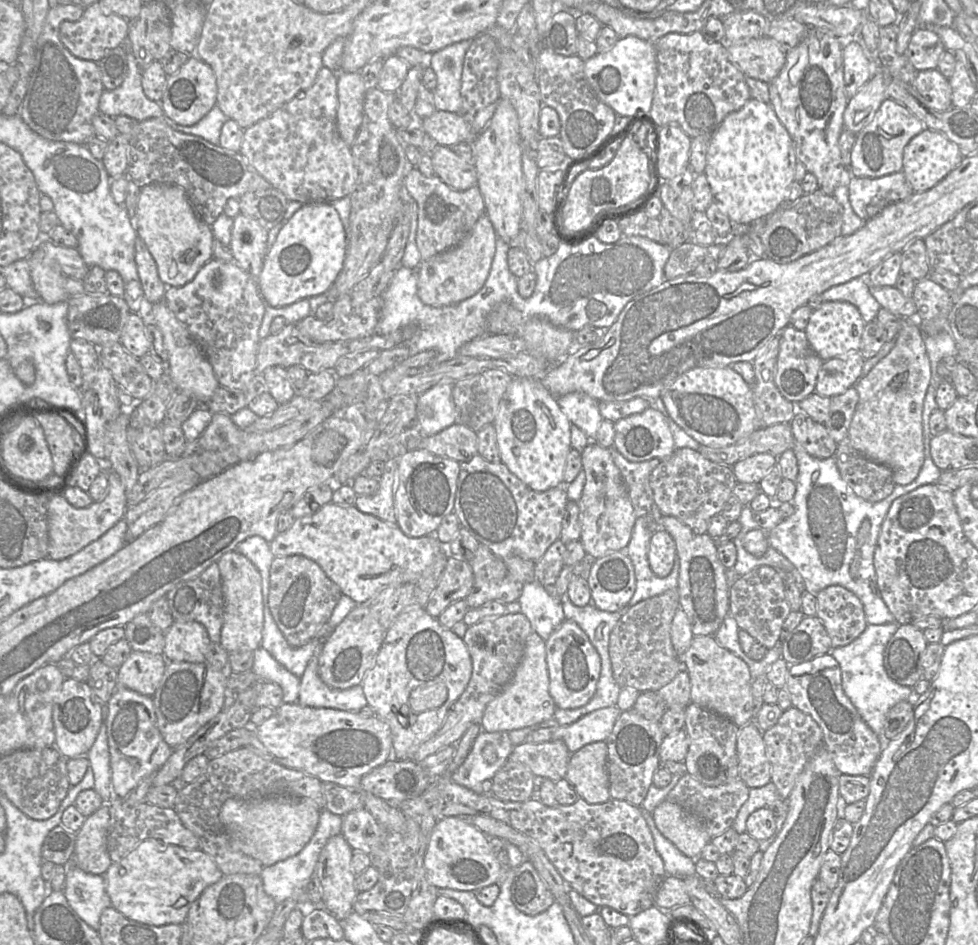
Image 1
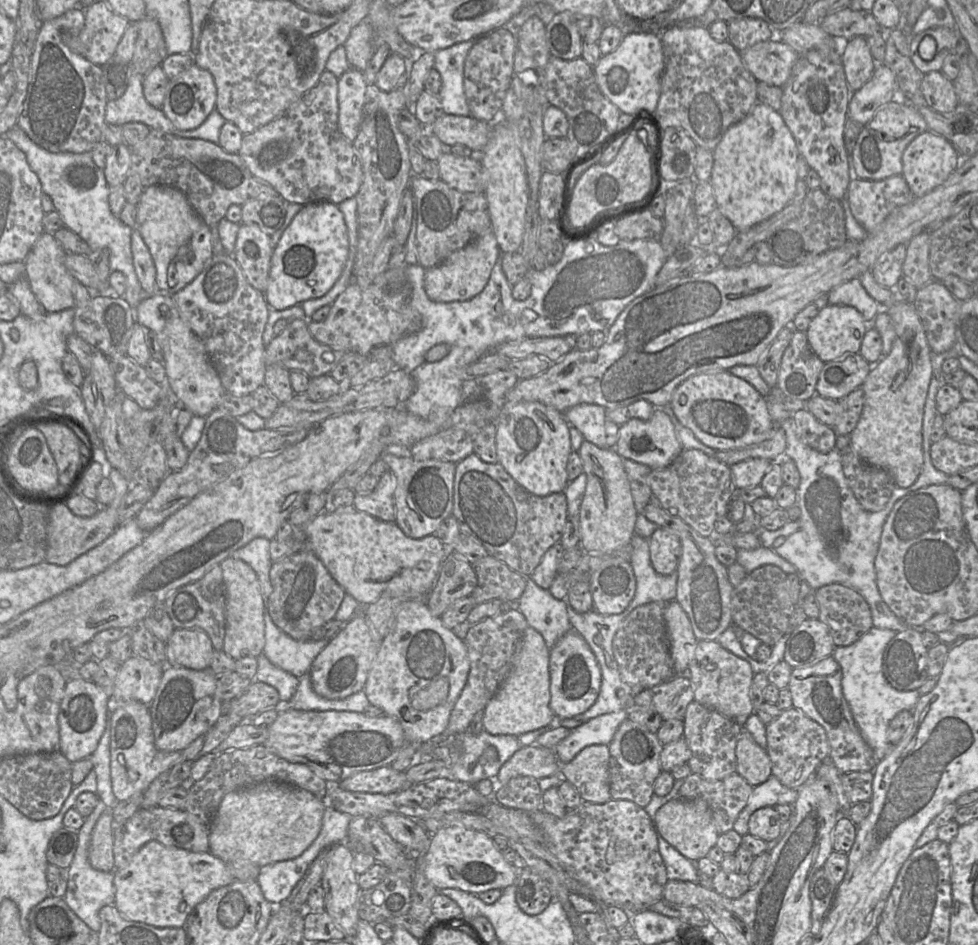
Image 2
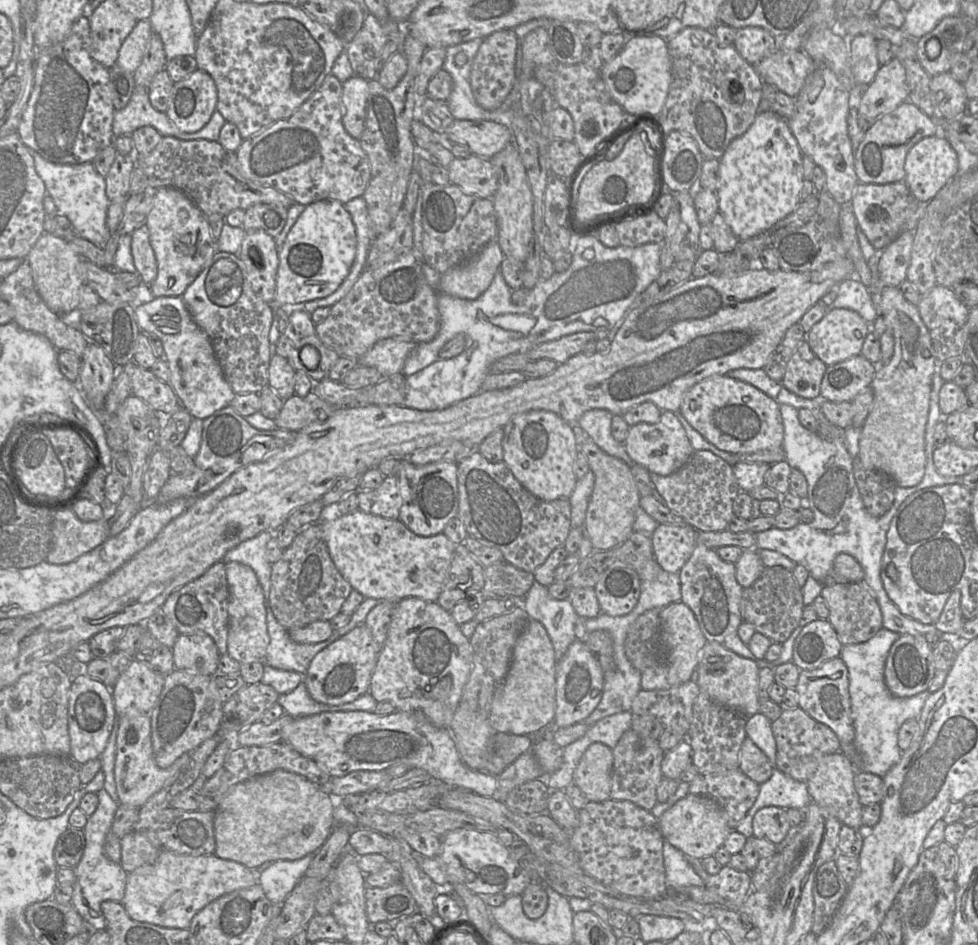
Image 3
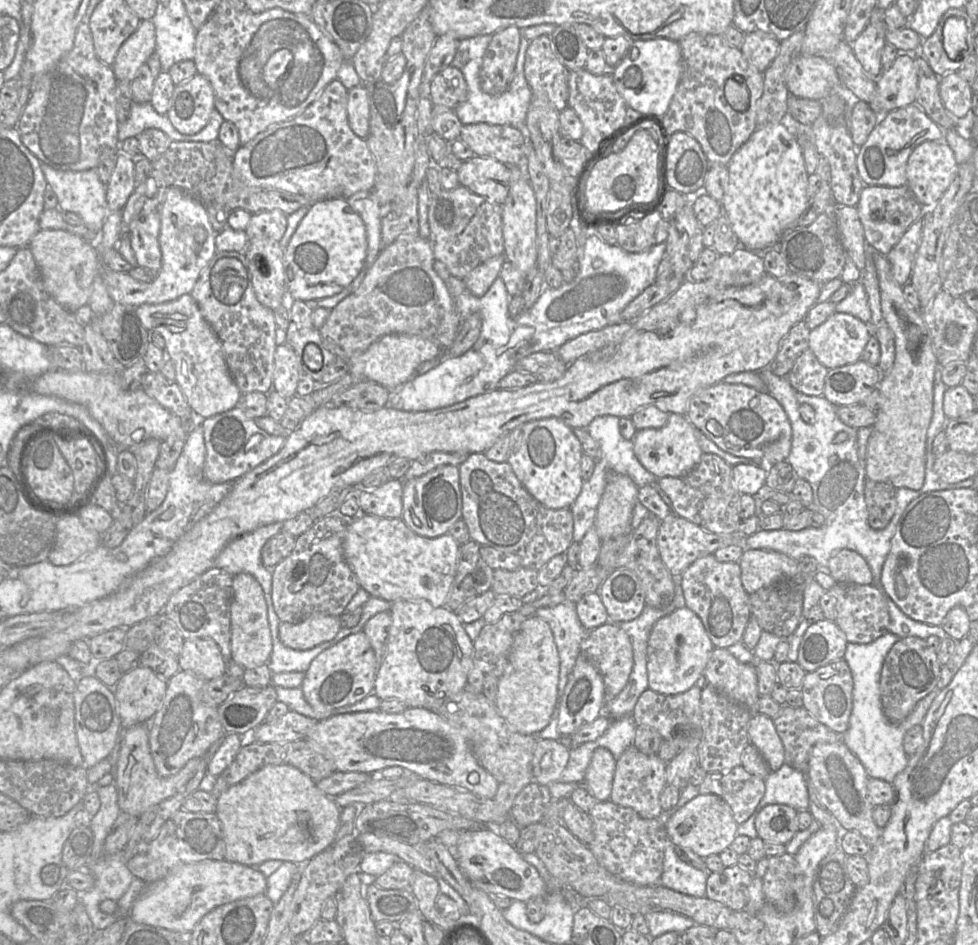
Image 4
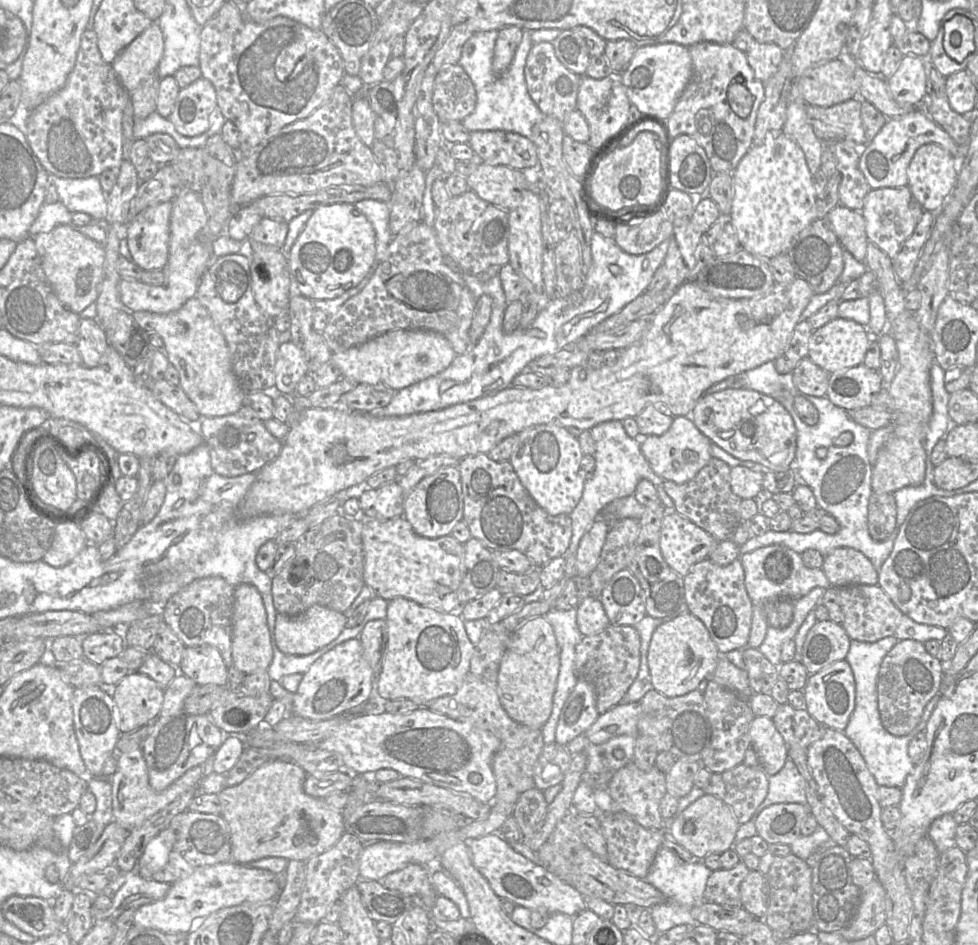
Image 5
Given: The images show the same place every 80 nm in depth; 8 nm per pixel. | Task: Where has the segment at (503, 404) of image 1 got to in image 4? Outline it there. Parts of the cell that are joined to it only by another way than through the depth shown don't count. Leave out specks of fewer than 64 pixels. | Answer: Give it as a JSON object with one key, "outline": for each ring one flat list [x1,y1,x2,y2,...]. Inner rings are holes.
{"outline":[[556,418,524,423,511,433,508,463,525,489,550,509,570,508,581,492,582,443,571,427]]}

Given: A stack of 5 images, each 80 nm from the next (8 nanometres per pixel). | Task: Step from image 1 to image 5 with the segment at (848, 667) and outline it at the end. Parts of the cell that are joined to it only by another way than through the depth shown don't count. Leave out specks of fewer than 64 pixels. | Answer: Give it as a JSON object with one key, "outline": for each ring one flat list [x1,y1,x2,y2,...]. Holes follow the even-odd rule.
{"outline":[[895,636,885,637,876,642,851,640,850,648,845,658,854,675,856,696,854,711,843,732,862,755,877,784,887,787,903,787,905,784,907,776,914,768,914,763,908,753,909,743,915,734,926,731,927,721,940,700,940,695,938,694,929,701,924,709,920,723,908,735,894,736,884,728,878,708,878,676,883,659,898,641]]}

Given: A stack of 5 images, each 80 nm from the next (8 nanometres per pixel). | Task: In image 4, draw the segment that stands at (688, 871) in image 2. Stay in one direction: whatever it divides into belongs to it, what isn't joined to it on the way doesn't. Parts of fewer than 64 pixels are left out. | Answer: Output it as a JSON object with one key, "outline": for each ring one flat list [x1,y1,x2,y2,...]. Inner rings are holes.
{"outline":[[668,844,664,851,661,886,676,892,702,898,706,895,709,871,702,871,684,862,675,852,675,845]]}

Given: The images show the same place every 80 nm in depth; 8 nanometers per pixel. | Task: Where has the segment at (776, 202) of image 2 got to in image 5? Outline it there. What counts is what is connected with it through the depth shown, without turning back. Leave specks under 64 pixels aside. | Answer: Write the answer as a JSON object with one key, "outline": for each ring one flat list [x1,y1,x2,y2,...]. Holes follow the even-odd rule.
{"outline":[[782,130,771,131,762,144,753,144,733,171,733,200,729,221,735,228,742,249,770,260,785,253,795,237,817,219,816,190,805,154]]}

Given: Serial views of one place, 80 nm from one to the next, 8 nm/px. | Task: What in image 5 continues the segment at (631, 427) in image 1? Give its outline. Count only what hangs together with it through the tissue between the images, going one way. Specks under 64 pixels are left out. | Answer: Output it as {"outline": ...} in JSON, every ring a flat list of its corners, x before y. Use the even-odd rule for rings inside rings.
{"outline":[[690,416,674,417,672,425,661,436,646,436,641,439,641,452,655,474,664,480,683,484,693,479,711,460,712,442,695,426]]}

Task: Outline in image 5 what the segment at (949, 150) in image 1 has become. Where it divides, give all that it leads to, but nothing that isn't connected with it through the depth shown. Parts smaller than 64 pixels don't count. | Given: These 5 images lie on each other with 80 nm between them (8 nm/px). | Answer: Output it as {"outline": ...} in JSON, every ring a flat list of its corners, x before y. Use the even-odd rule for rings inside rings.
{"outline":[[935,143,920,146,907,169,908,187,920,206,933,213,940,211,957,181,957,161,951,154]]}

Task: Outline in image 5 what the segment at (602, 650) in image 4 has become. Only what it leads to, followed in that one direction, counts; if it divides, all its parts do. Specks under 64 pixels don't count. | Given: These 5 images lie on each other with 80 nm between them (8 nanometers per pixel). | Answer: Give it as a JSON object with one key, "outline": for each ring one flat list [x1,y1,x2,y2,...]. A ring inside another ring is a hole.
{"outline":[[610,624,593,636,583,636,576,648,575,671,577,679,590,683,595,691,599,715,621,702,635,681,640,667,640,636,634,626]]}

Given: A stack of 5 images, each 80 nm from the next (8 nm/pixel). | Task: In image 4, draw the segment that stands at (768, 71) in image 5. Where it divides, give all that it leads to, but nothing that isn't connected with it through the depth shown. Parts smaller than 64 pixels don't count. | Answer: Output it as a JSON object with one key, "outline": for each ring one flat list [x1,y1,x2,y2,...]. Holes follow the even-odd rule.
{"outline":[[755,31,745,34,740,50,746,60,763,73,777,57,780,41,770,34]]}

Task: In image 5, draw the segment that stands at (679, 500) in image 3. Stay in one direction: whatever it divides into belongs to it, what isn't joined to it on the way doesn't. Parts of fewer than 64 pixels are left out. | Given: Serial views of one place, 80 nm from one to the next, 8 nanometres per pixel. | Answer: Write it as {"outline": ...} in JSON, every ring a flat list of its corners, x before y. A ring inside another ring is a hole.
{"outline":[[712,457,690,481,677,484,665,480,663,488,674,502,674,511,688,518,705,530,717,541,732,540,732,535,740,524,740,504,742,499,730,487,731,467,724,461]]}

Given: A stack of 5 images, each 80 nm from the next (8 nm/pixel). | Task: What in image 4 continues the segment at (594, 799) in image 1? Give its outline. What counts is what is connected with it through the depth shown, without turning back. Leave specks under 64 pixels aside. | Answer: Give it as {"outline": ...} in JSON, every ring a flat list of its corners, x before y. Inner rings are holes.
{"outline":[[596,748,585,772,583,785,592,797,600,801,608,801,611,794,616,760,612,753,604,748]]}

